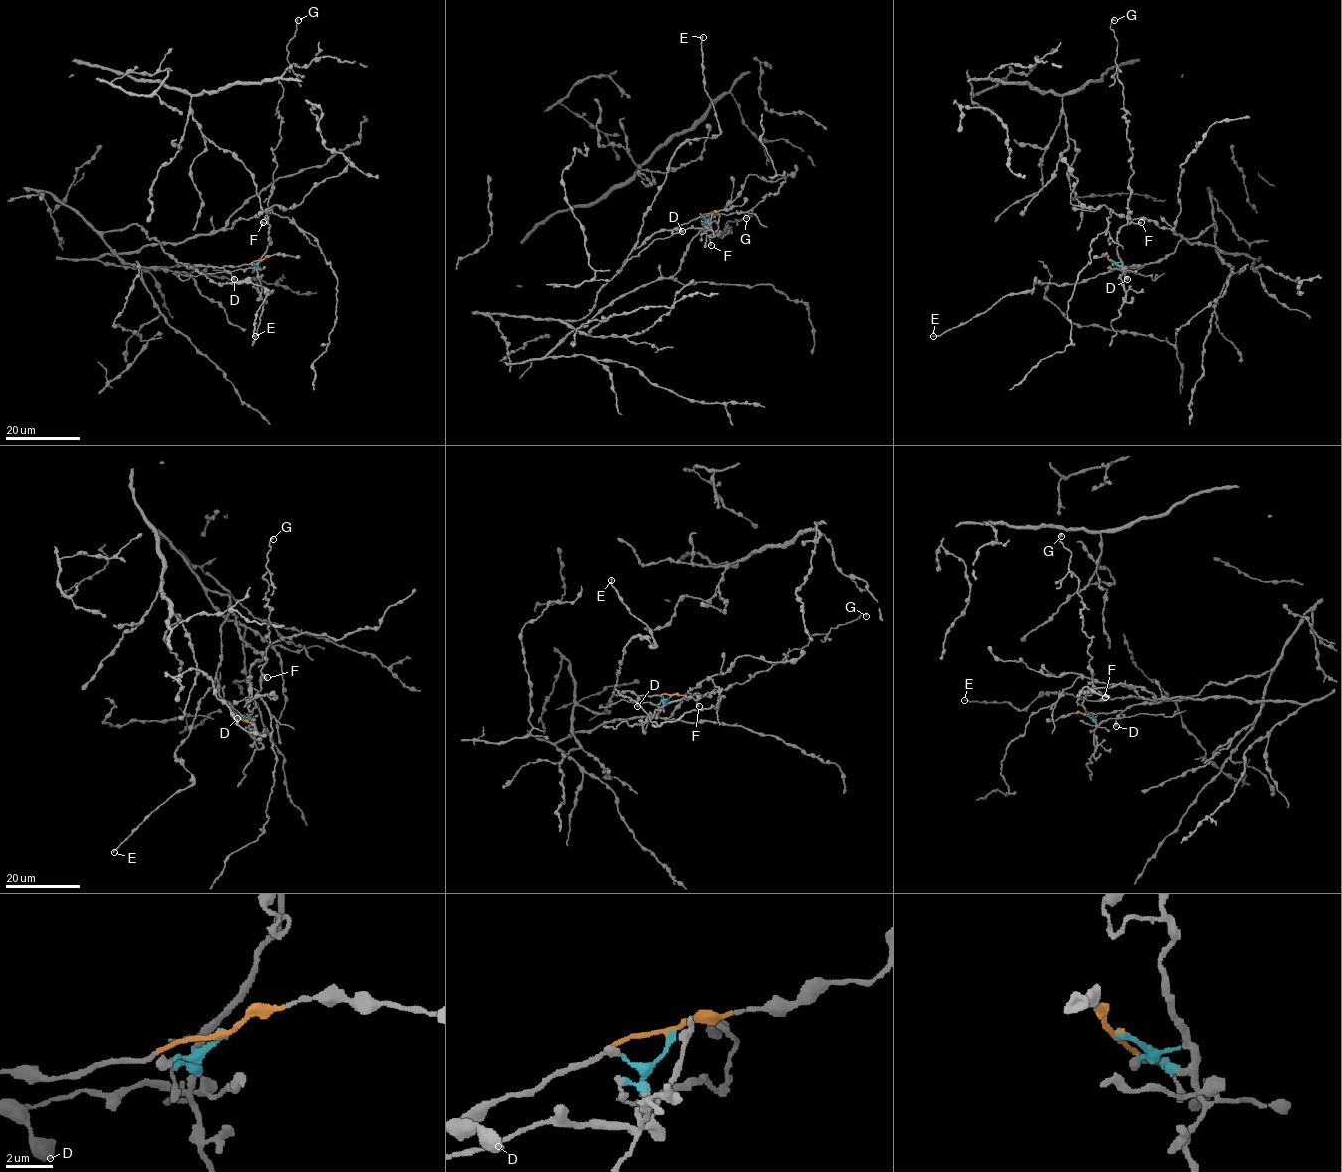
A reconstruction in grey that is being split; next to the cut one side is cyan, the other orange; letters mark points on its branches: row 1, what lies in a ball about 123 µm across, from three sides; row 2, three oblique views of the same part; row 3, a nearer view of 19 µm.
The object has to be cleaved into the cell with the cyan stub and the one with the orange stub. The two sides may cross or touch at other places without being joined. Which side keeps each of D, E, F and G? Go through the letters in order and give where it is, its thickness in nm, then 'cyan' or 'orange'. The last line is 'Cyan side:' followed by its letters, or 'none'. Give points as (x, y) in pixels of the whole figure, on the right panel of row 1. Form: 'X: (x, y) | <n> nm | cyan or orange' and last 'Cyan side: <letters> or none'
D: (1127, 279) | 700 nm | orange
E: (933, 336) | 180 nm | orange
F: (1141, 222) | 300 nm | cyan
G: (1114, 20) | 260 nm | cyan
Cyan side: F, G

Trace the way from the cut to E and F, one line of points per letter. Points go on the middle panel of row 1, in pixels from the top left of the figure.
E: (709, 214), (654, 232), (636, 247), (644, 213), (673, 153), (686, 141), (720, 133), (704, 89), (703, 36)
F: (709, 214), (706, 224), (718, 220), (718, 228), (709, 237), (711, 245)

